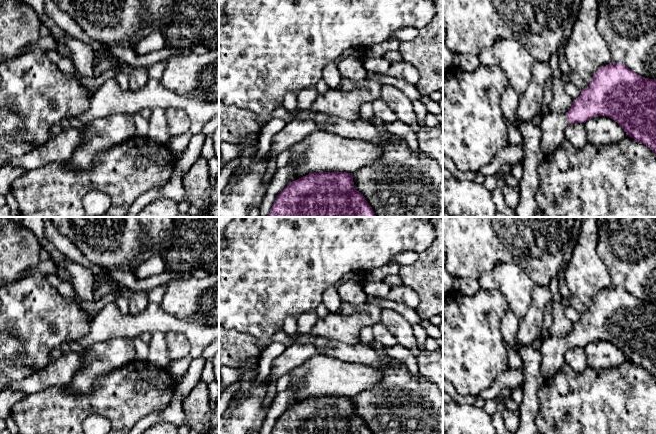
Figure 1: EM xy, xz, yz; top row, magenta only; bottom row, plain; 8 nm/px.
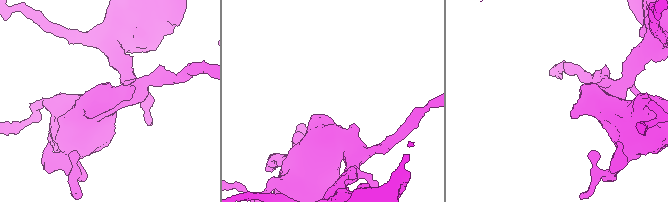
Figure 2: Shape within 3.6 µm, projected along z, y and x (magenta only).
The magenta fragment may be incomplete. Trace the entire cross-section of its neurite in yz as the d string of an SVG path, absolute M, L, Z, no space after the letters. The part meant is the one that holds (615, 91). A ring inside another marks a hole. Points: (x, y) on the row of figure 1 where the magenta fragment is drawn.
M622 63L601 67L587 88L566 114L550 112L542 117L541 150L544 156L552 154L565 141L565 129L573 123L585 123L596 116L606 116L616 121L626 134L646 145L656 154L656 80L639 76Z

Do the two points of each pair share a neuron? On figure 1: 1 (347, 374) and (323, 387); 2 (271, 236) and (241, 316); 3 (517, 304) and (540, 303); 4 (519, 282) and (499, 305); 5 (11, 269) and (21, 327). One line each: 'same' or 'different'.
1: same
2: same
3: different
4: different
5: different

